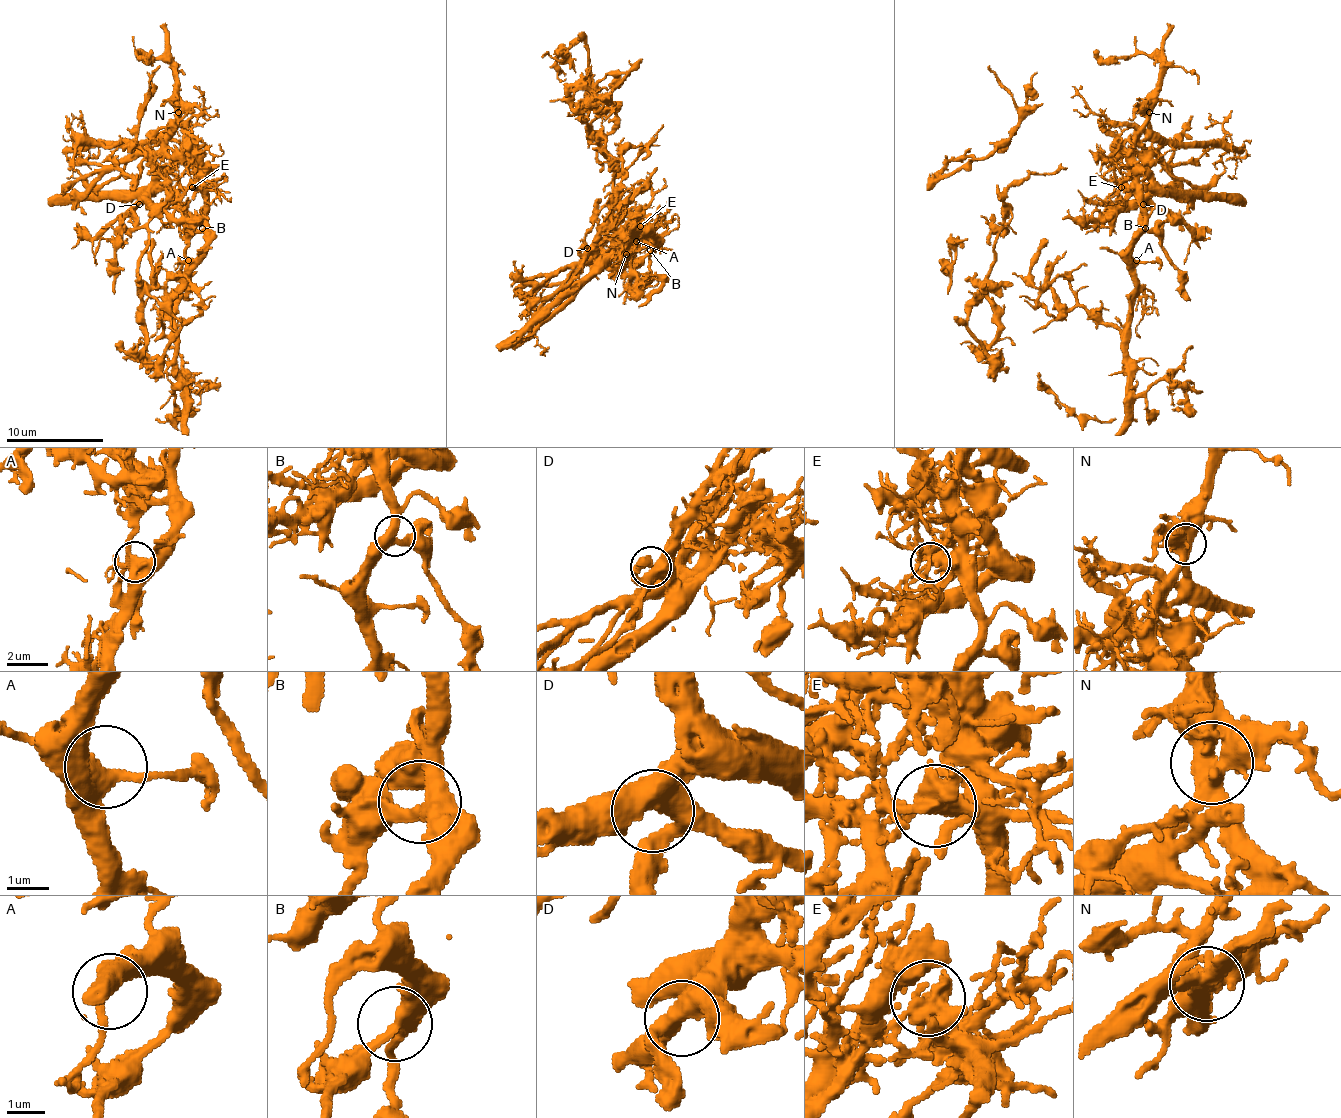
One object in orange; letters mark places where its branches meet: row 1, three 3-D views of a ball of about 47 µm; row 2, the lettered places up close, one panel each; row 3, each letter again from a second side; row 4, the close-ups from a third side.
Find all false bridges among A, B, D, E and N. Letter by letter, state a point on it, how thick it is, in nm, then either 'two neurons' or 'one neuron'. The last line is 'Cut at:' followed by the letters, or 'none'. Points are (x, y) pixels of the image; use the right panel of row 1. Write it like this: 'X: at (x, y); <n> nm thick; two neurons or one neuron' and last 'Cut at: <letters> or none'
A: at (1136, 260); 500 nm thick; one neuron
B: at (1145, 228); 380 nm thick; one neuron
D: at (1143, 204); 460 nm thick; one neuron
E: at (1121, 187); 440 nm thick; two neurons
N: at (1149, 112); 480 nm thick; two neurons
Cut at: E, N

